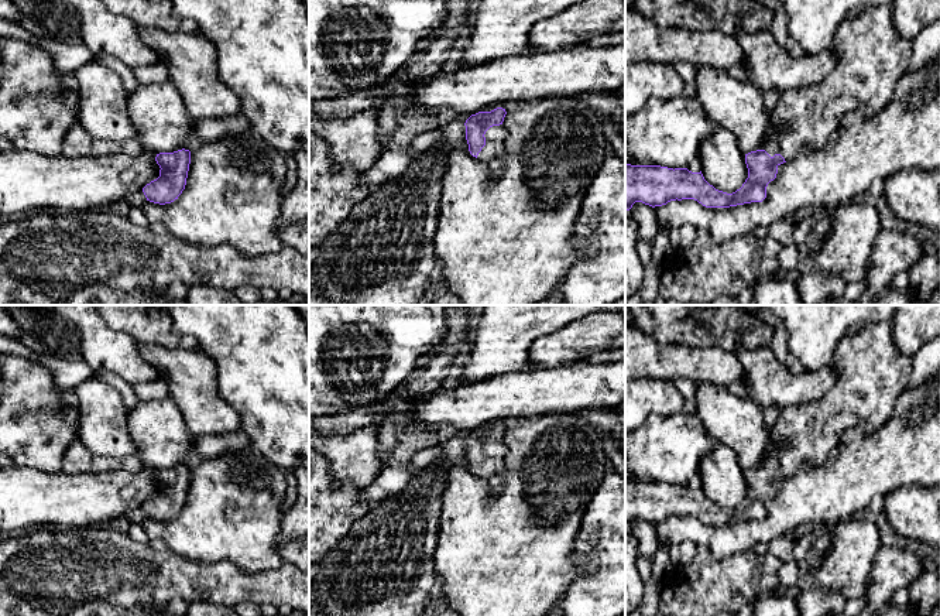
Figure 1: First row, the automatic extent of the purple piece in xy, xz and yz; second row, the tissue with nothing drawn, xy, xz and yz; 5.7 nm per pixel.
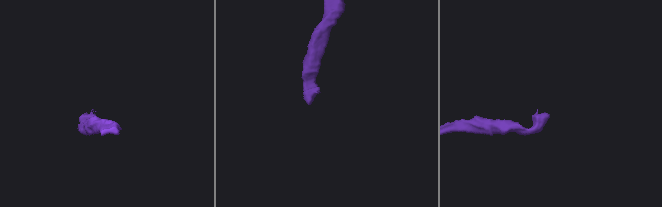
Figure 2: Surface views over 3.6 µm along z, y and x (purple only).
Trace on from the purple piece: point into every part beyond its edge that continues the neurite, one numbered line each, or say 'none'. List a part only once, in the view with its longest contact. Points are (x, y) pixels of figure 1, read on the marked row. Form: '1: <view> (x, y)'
1: xz (494, 154)

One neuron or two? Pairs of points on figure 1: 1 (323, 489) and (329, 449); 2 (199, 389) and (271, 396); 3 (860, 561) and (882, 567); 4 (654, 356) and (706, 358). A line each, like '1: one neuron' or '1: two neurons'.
1: two neurons
2: two neurons
3: two neurons
4: one neuron

